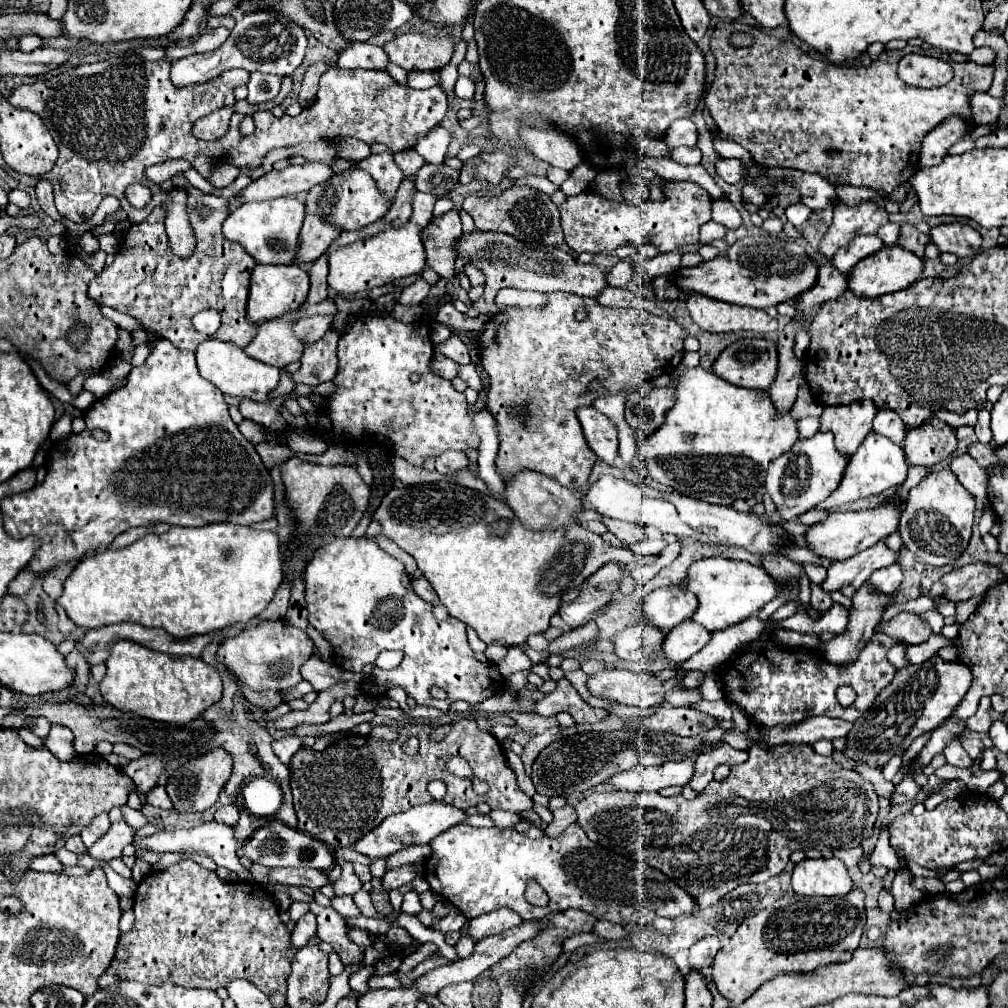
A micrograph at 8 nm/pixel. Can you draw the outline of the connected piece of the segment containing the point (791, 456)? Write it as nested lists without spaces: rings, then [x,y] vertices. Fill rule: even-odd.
[[[816,433],[810,439],[798,441],[790,451],[774,459],[766,475],[766,491],[770,493],[782,519],[788,521],[796,515],[802,515],[814,509],[820,501],[824,501],[838,487],[842,473],[846,469],[846,463],[848,463],[848,457],[838,453],[838,449],[834,447],[832,433]]]

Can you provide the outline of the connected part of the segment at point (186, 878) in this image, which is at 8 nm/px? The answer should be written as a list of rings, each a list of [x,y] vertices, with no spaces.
[[[180,861],[164,871],[152,871],[140,881],[134,895],[134,915],[134,927],[120,937],[120,945],[128,951],[128,957],[116,959],[110,965],[120,981],[218,989],[234,979],[246,979],[266,995],[286,995],[290,963],[298,949],[290,945],[290,931],[280,921],[274,897],[266,895],[260,883],[226,883],[214,871],[202,869],[194,861]]]

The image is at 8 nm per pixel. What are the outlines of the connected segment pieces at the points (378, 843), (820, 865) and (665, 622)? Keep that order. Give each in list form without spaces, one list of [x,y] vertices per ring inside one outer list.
[[[432,801],[426,805],[418,805],[418,807],[410,807],[404,813],[398,815],[390,815],[382,821],[382,825],[378,825],[374,831],[370,831],[368,835],[364,835],[364,839],[360,839],[358,843],[354,843],[354,849],[362,855],[368,855],[370,859],[378,859],[378,857],[388,857],[408,845],[428,845],[436,835],[440,835],[442,831],[464,823],[466,821],[466,813],[462,809],[450,807],[442,801]]]
[[[806,859],[794,867],[792,887],[804,897],[836,897],[852,891],[852,879],[846,865],[836,859]]]
[[[682,585],[660,587],[640,603],[642,617],[664,631],[690,619],[694,607],[698,607],[698,599],[694,599],[690,591],[682,591]]]

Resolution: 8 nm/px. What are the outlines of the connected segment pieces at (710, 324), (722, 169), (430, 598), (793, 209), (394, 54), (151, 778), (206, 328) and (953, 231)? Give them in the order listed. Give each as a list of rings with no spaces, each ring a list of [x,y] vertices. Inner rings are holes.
[[[698,293],[686,297],[686,309],[694,319],[694,323],[698,323],[704,331],[710,333],[730,333],[730,331],[770,333],[778,329],[776,319],[772,319],[762,309],[730,305]]]
[[[720,159],[716,163],[716,173],[730,185],[738,185],[742,181],[742,161],[738,159]]]
[[[418,577],[412,581],[412,591],[416,595],[420,595],[426,603],[432,603],[432,605],[438,605],[438,597],[434,593],[434,589],[430,587],[430,583],[424,579],[424,577]]]
[[[800,202],[790,205],[785,210],[787,220],[795,227],[802,225],[808,219],[810,214],[810,208]]]
[[[406,33],[388,41],[384,45],[384,51],[392,63],[400,65],[406,71],[430,71],[440,69],[450,61],[454,43],[446,35],[426,37],[420,33]]]
[[[144,755],[140,759],[128,761],[126,775],[136,783],[142,803],[144,803],[144,795],[158,785],[158,777],[162,775],[164,769],[166,769],[166,763],[154,755]]]
[[[200,311],[194,317],[194,329],[200,333],[216,333],[220,327],[220,317],[216,311]]]
[[[964,223],[938,225],[930,231],[930,235],[942,253],[954,253],[960,259],[972,259],[974,255],[980,253],[982,237],[970,225]]]

